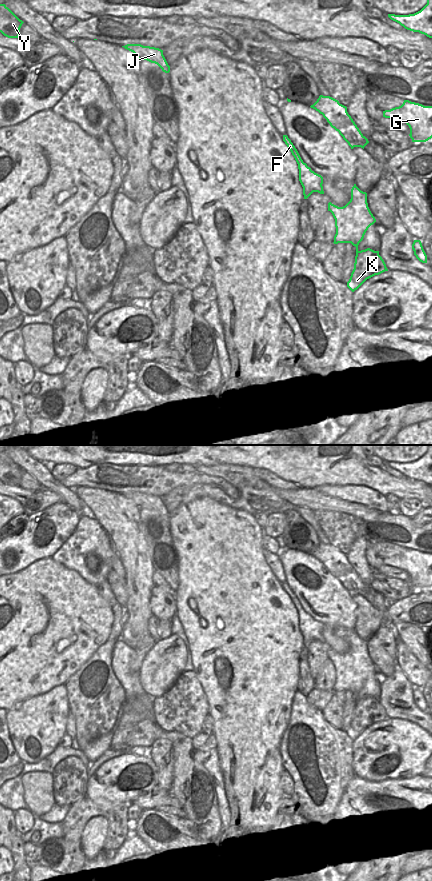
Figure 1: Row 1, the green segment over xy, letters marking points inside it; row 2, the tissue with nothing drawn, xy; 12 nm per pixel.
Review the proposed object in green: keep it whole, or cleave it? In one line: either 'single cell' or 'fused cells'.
fused cells

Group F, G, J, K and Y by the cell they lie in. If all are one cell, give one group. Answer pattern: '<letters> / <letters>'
F G / J K Y

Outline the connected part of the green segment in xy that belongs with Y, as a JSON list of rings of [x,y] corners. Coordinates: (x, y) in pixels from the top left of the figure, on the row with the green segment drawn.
[[[0,4],[0,32],[8,38],[19,38],[20,20],[5,4]]]

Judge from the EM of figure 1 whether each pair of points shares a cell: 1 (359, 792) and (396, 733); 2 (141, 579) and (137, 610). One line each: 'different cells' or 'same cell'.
1: different cells
2: same cell

